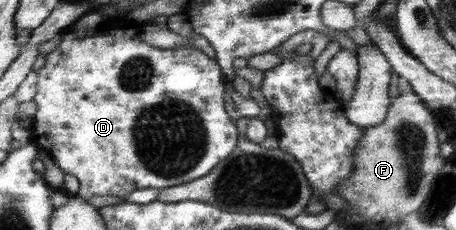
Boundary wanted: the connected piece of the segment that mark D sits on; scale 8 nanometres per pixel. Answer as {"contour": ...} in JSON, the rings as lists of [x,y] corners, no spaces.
{"contour":[[[124,18],[117,22],[105,22],[98,31],[91,36],[75,36],[73,28],[67,28],[61,36],[60,45],[55,51],[46,55],[47,60],[37,74],[37,93],[33,101],[37,103],[37,114],[34,116],[34,125],[31,132],[32,141],[53,157],[53,161],[63,174],[71,174],[77,177],[80,188],[77,197],[83,200],[93,195],[115,195],[124,197],[132,191],[153,188],[155,191],[163,191],[165,188],[189,183],[194,179],[202,178],[210,174],[223,159],[230,158],[237,145],[237,129],[235,123],[229,119],[225,111],[225,77],[221,73],[220,65],[217,65],[206,53],[201,53],[197,48],[186,45],[175,49],[159,49],[145,43],[140,38],[141,24],[132,19]]]}

